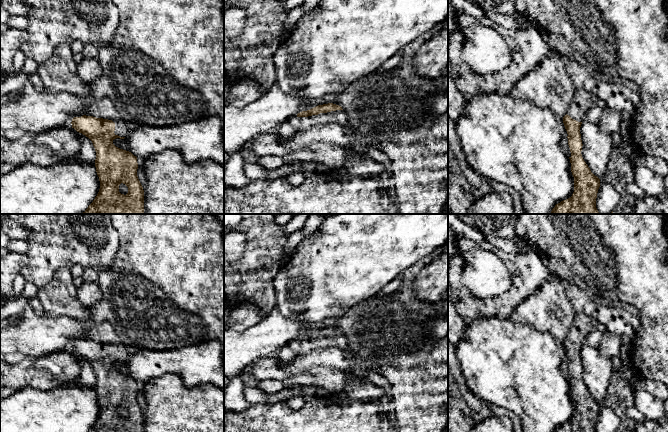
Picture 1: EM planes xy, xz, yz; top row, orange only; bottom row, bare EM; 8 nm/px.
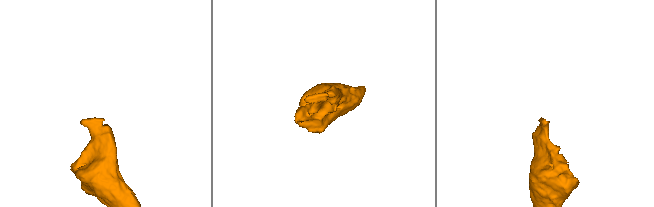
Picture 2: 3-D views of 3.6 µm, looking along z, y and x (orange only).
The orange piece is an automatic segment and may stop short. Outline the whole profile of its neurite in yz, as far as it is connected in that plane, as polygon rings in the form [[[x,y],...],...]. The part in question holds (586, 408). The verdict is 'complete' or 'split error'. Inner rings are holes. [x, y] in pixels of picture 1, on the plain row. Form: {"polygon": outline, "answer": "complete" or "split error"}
{"polygon": [[[576,312],[573,326],[568,331],[563,347],[567,355],[571,380],[571,396],[574,401],[574,416],[554,432],[596,432],[596,422],[600,403],[595,400],[586,386],[582,375],[580,351],[585,338],[596,329],[597,321],[584,313]]], "answer": "split error"}

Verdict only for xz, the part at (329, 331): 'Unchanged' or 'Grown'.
Grown

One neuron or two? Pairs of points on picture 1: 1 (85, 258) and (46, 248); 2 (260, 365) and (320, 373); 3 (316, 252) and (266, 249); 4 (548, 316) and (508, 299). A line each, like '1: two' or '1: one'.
1: one
2: one
3: two
4: two

